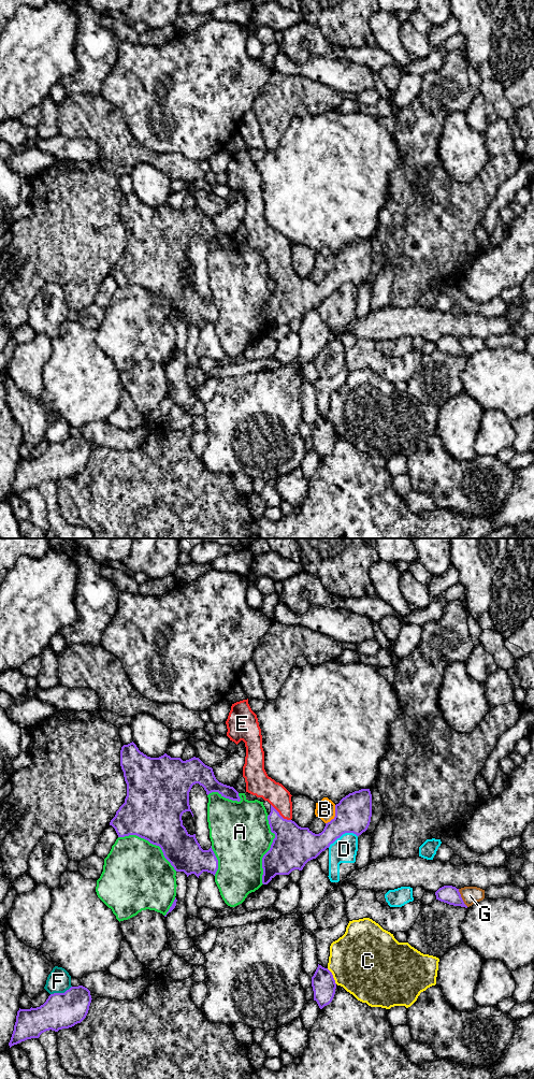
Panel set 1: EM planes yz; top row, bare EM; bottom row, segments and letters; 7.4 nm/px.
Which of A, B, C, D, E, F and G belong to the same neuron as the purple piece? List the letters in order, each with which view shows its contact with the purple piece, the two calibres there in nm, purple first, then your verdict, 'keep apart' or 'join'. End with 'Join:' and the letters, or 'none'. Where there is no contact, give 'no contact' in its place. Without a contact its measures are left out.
A: yz | 300/460 nm | keep apart
B: yz | 280/140 nm | keep apart
C: yz | 180/480 nm | keep apart
D: yz | 280/190 nm | keep apart
E: yz | 300/170 nm | join
F: yz | 280/180 nm | keep apart
G: yz | 140/130 nm | keep apart
Join: E

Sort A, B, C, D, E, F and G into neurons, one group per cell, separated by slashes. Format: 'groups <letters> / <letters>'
groups A D / B / C / E / F / G

